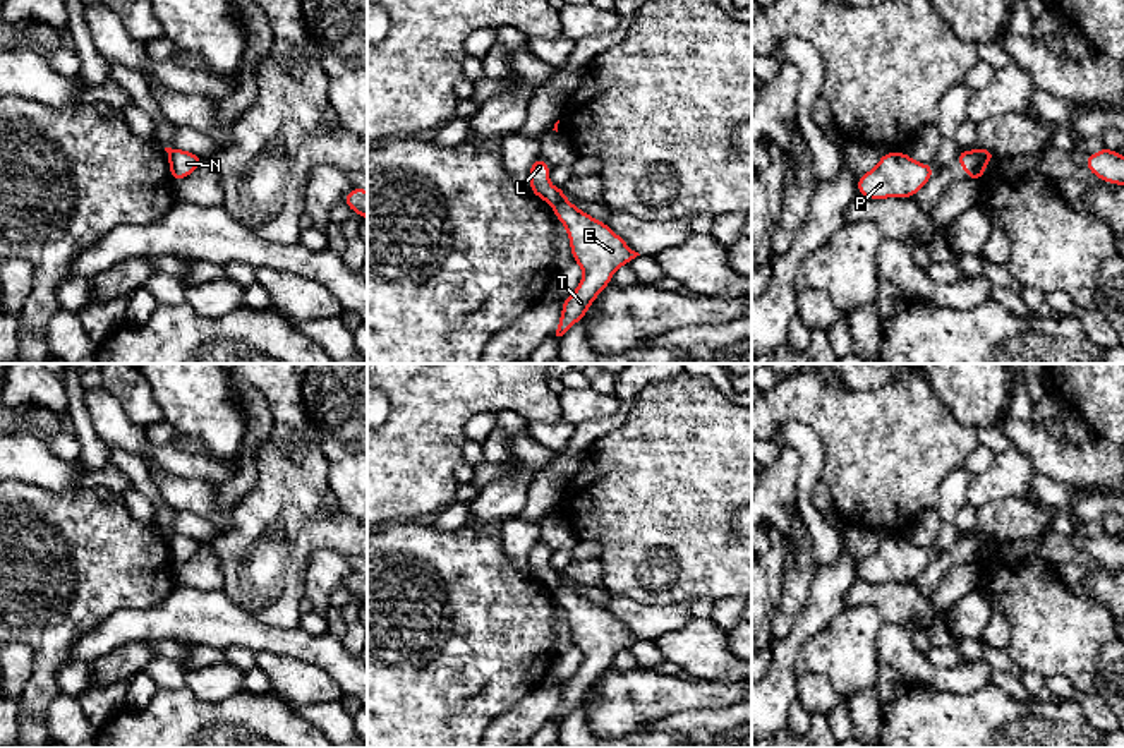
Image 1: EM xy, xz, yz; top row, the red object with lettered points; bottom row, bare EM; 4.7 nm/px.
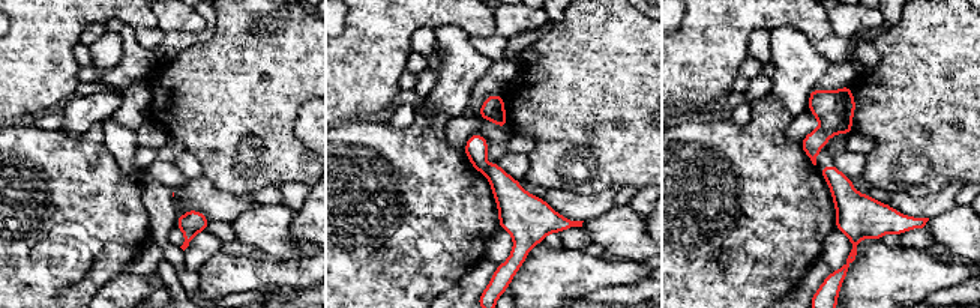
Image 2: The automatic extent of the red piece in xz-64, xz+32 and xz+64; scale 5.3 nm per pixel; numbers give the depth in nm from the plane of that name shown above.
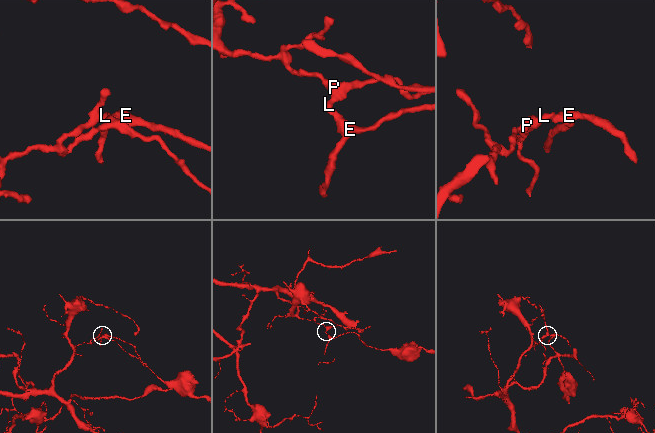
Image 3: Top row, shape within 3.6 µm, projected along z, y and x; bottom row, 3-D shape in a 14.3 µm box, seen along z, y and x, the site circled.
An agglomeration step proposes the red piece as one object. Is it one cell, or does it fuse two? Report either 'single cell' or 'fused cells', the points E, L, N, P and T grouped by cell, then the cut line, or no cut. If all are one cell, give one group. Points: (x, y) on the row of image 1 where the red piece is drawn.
fused cells; groups E N T / L P; cut xz (558, 189), (555, 206)

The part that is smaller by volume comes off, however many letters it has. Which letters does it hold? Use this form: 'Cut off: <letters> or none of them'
Cut off: E, N, T

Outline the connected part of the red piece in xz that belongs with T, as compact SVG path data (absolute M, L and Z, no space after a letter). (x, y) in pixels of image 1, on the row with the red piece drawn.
M558 187L554 216L565 225L571 245L573 261L580 264L583 278L577 290L563 300L558 329L551 335L559 341L568 329L585 317L595 297L609 285L614 271L640 256L625 240L577 206L573 206Z

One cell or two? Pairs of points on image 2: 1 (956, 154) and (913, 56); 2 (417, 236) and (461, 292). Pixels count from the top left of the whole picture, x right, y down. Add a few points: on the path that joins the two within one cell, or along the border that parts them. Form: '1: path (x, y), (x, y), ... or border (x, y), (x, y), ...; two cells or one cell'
1: path (952, 129), (946, 123), (946, 89), (937, 80); one cell
2: border (480, 260), (443, 292); two cells

